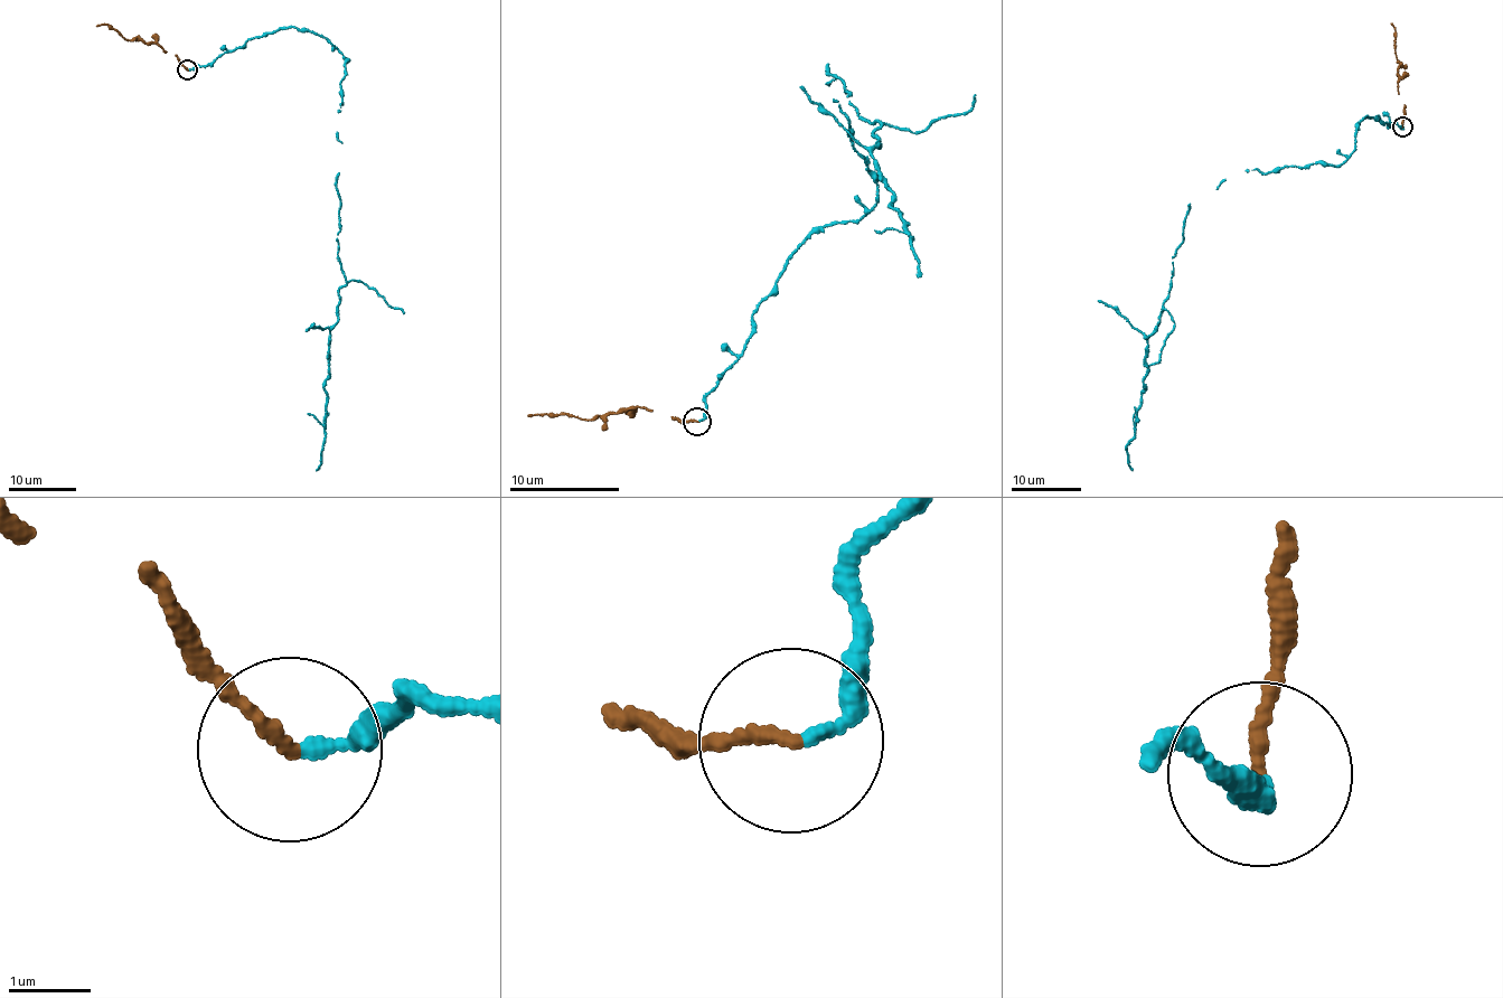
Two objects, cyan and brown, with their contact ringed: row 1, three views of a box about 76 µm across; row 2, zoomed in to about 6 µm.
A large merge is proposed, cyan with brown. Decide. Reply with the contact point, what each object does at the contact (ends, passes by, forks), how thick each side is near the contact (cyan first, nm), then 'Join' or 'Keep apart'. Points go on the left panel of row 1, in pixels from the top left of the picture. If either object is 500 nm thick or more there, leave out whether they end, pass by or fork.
Place: (187, 69). At the ring cyan ends. At the ring brown ends. Thickness 200 nm (cyan) against 140 nm. Join

